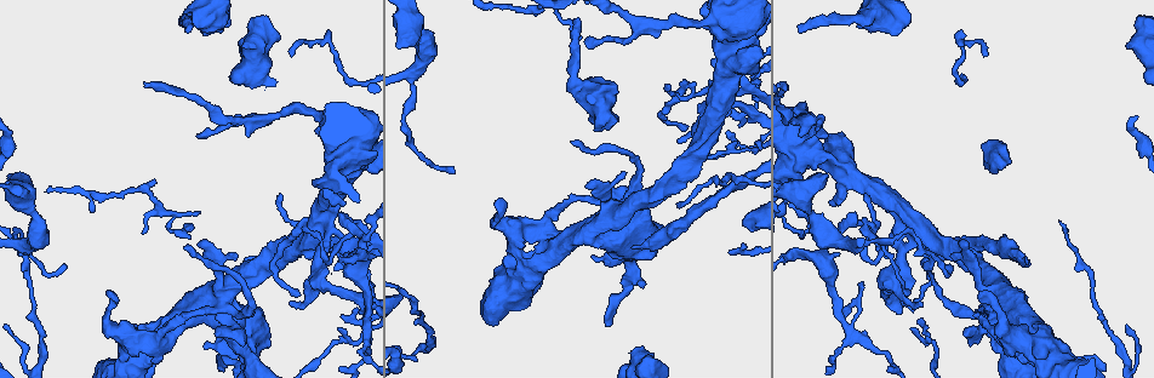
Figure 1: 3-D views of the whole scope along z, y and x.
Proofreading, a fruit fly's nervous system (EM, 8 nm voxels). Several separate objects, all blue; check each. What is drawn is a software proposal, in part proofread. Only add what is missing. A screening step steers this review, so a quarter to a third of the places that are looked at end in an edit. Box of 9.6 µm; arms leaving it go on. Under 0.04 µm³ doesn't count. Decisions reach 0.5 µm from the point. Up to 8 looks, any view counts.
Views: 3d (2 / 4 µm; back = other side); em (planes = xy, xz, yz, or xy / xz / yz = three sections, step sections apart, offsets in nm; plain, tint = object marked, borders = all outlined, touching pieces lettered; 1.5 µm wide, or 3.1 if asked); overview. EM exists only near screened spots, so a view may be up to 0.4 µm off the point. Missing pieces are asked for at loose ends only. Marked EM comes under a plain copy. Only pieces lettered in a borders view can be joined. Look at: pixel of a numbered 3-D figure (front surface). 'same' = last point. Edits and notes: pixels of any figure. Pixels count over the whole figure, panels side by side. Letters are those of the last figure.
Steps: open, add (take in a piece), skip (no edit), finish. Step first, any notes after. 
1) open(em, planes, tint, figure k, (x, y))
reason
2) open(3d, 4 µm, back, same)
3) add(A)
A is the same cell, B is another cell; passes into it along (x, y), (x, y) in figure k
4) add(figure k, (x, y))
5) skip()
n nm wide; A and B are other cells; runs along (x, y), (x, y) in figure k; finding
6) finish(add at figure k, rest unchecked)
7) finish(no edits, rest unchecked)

open(em, planes, borders, figure 1, (246, 257))
branch stops here

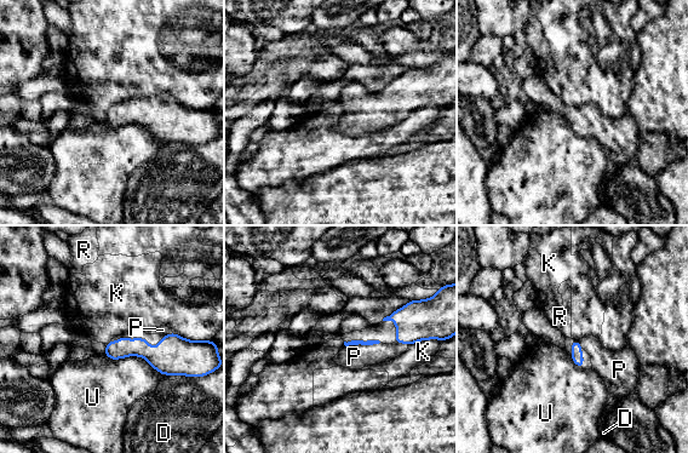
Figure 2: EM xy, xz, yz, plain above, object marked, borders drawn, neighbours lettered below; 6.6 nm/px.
add(P)
P is the same cell, D, K, R and U are other cells; the neuron continues

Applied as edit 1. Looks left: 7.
open(3d, 4 µm, figure 1, (669, 88))

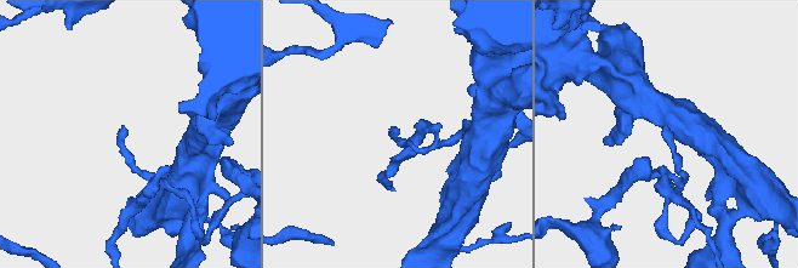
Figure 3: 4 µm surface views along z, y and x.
open(em, yz, step 4, borders, figure 3, (125, 127))

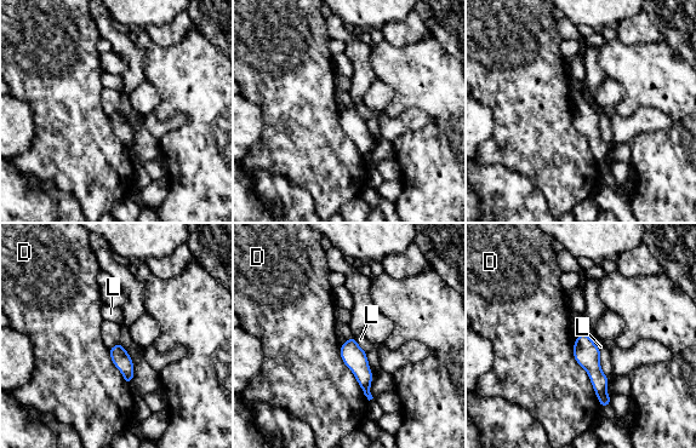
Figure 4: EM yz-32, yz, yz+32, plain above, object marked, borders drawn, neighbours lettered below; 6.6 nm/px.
skip()
120 nm wide; D and L are other cells; runs along (583, 336), (583, 349), (608, 402) in figure 4; none of them fits

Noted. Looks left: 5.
open(em, planes, borders, figure 1, (571, 142))
thin end

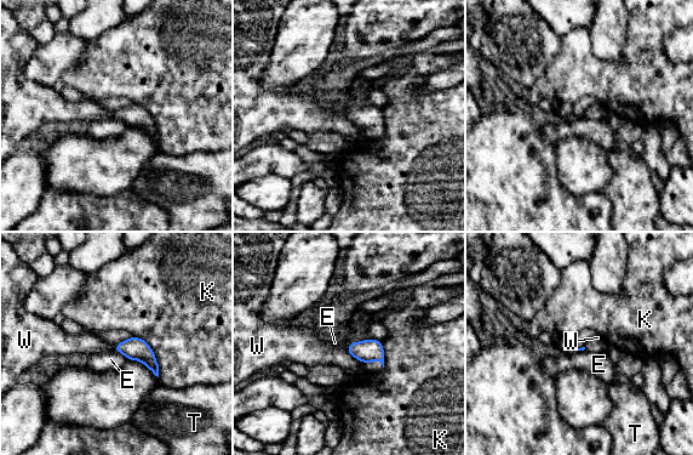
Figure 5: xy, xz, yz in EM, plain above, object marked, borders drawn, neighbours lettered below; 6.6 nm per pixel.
skip()
E, K, T and W are other cells; border along (113, 348), (127, 358) in figure 5; no lettered piece goes on from it

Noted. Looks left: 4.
finish(add at figure 2, rest unchecked)

